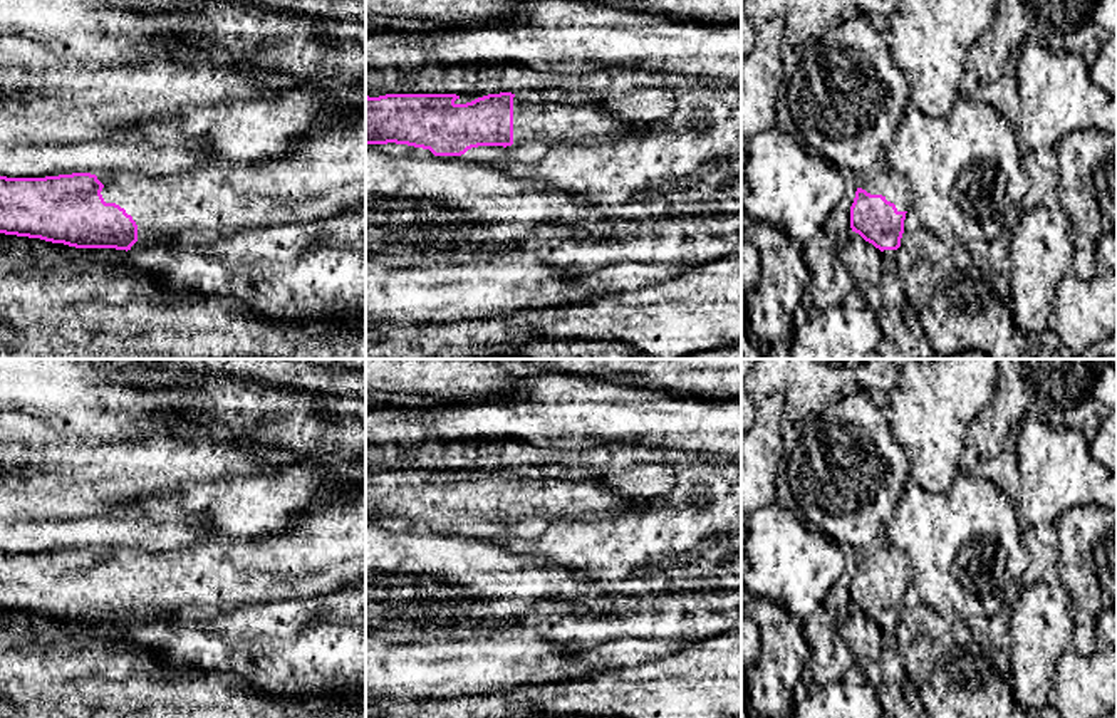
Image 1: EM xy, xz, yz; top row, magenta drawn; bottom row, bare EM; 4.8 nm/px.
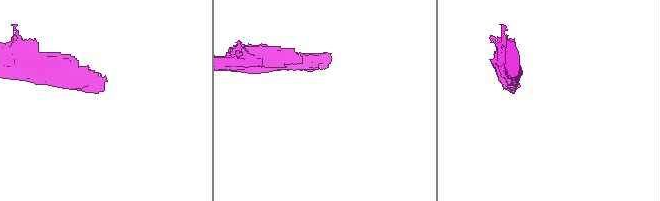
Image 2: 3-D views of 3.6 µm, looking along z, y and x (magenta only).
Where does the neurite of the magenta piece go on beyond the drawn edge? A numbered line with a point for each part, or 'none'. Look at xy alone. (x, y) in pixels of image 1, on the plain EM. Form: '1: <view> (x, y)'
1: xy (324, 551)

